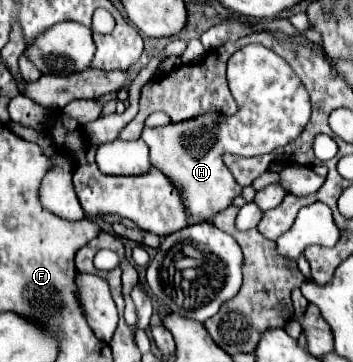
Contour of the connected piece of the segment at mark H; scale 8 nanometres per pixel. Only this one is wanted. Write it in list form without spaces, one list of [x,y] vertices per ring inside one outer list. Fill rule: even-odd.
[[[279,58],[279,72],[267,72],[263,76],[263,92],[259,92],[259,100],[255,100],[253,108],[255,110],[251,112],[239,112],[233,116],[221,112],[195,116],[191,120],[199,122],[191,124],[189,130],[185,130],[185,122],[171,122],[167,126],[145,128],[141,134],[151,150],[151,164],[179,188],[185,208],[191,214],[199,214],[205,222],[211,222],[213,214],[225,210],[231,200],[241,194],[241,186],[225,166],[223,156],[257,156],[285,146],[301,134],[311,116],[307,90],[283,58]]]

